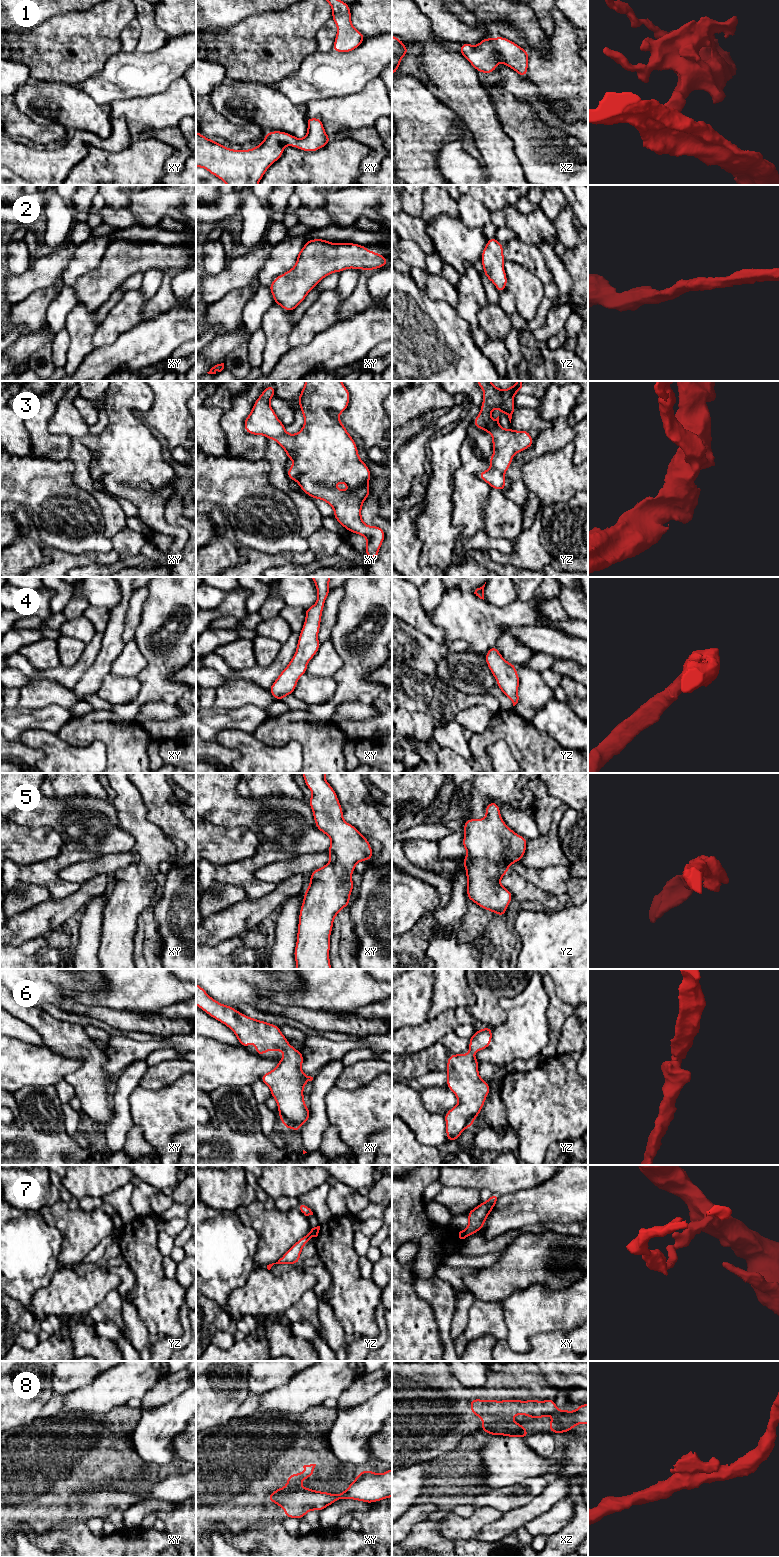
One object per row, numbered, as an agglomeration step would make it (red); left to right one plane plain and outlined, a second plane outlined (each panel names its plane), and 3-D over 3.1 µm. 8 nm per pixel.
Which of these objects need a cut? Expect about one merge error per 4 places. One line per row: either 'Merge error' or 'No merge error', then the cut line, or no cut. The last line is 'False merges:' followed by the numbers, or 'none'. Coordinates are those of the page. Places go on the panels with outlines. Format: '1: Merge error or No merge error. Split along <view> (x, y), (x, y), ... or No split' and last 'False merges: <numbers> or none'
1: No merge error. No split
2: No merge error. No split
3: No merge error. No split
4: No merge error. No split
5: No merge error. No split
6: No merge error. No split
7: Merge error. Split along yz (311, 1229), (314, 1236)
8: Merge error. Split along xy (313, 1475), (303, 1472), (299, 1477), (294, 1477), (287, 1482)
False merges: 7, 8

